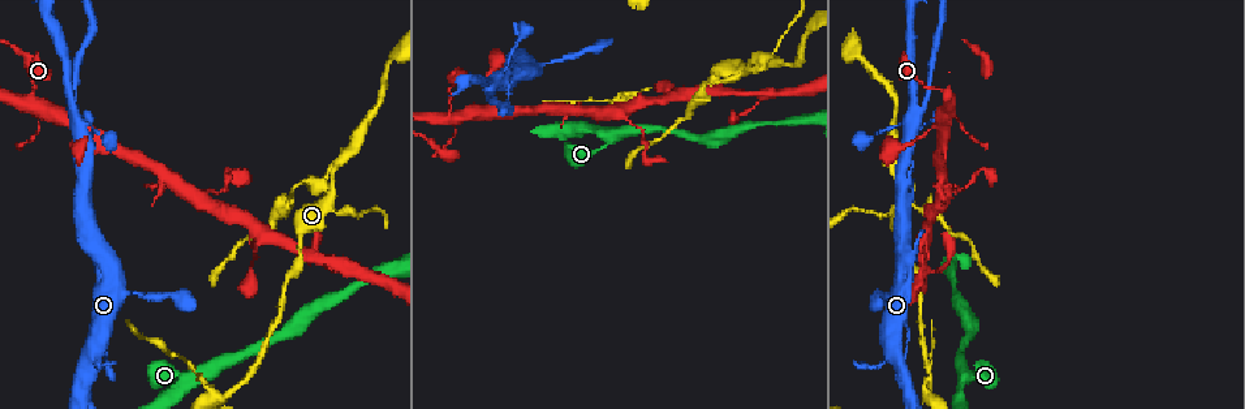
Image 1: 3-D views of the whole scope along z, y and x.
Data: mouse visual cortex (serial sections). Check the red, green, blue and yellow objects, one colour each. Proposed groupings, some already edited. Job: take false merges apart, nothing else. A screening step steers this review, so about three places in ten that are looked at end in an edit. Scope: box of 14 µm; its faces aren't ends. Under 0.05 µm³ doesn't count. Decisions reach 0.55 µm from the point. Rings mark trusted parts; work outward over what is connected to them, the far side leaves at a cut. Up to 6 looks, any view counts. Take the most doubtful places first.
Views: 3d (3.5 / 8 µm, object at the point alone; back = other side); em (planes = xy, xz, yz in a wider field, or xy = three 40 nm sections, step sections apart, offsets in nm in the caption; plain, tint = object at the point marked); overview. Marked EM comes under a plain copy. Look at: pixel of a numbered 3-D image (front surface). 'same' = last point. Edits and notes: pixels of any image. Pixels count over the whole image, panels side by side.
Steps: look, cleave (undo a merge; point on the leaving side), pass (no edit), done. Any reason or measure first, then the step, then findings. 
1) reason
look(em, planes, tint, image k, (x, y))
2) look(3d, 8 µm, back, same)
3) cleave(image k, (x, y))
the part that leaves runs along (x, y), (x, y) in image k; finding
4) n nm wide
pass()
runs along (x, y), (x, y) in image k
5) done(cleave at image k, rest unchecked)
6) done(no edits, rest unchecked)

side arm on a straight run
look(3d, 3.5 µm, image 1, (74, 116))

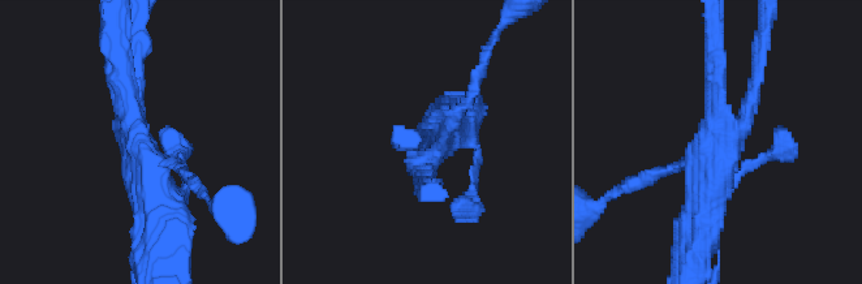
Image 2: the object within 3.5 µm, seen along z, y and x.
3 arms; arms of 150, 250, 500 nm
look(em, xy, step 3, tint, image 2, (724, 138))

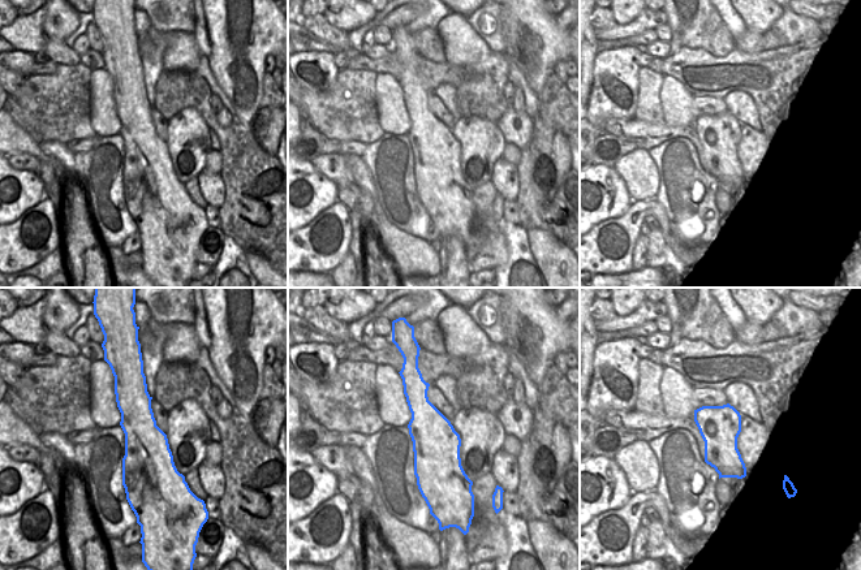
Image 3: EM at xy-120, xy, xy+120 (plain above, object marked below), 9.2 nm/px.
440 nm wide
pass()
runs along (160, 211), (112, 51) in image 2; one cell here

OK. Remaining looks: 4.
sharp bend
look(3d, 3.5 µm, image 1, (225, 392))

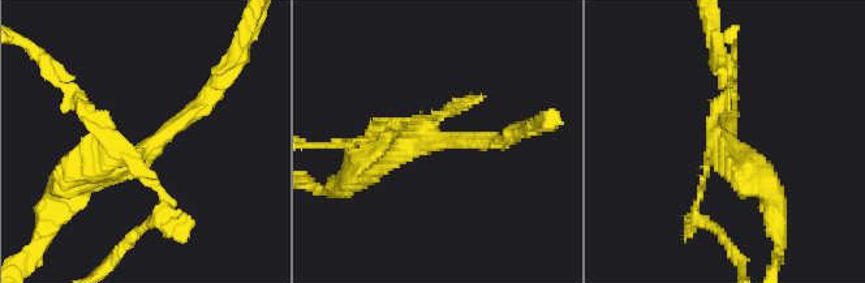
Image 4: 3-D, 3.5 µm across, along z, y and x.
look(em, xy, step 3, tint, image 4, (434, 137))

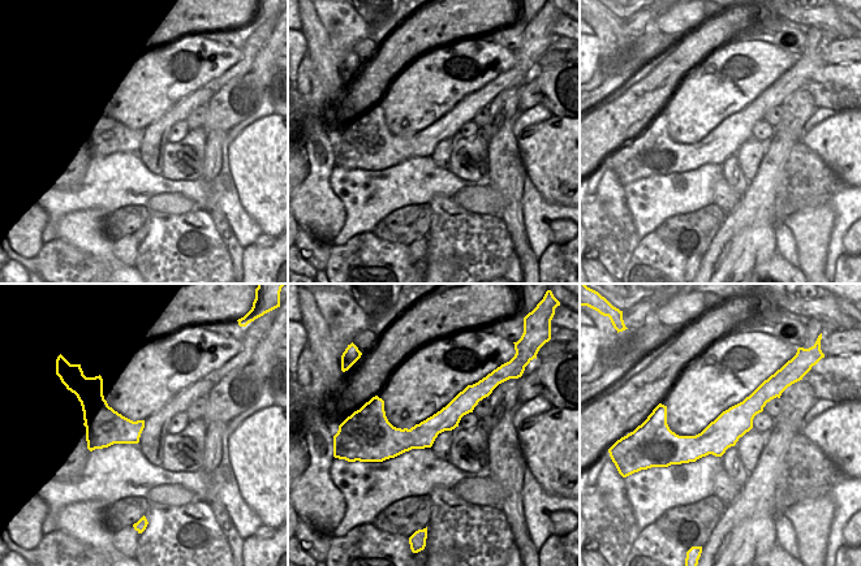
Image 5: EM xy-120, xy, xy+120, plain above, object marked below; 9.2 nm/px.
cleave(image 4, (80, 104))
the part that leaves runs along (128, 155), (100, 136), (48, 64) in image 4; two cells meet here

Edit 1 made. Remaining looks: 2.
done(cleave at image 4, rest unchecked)

